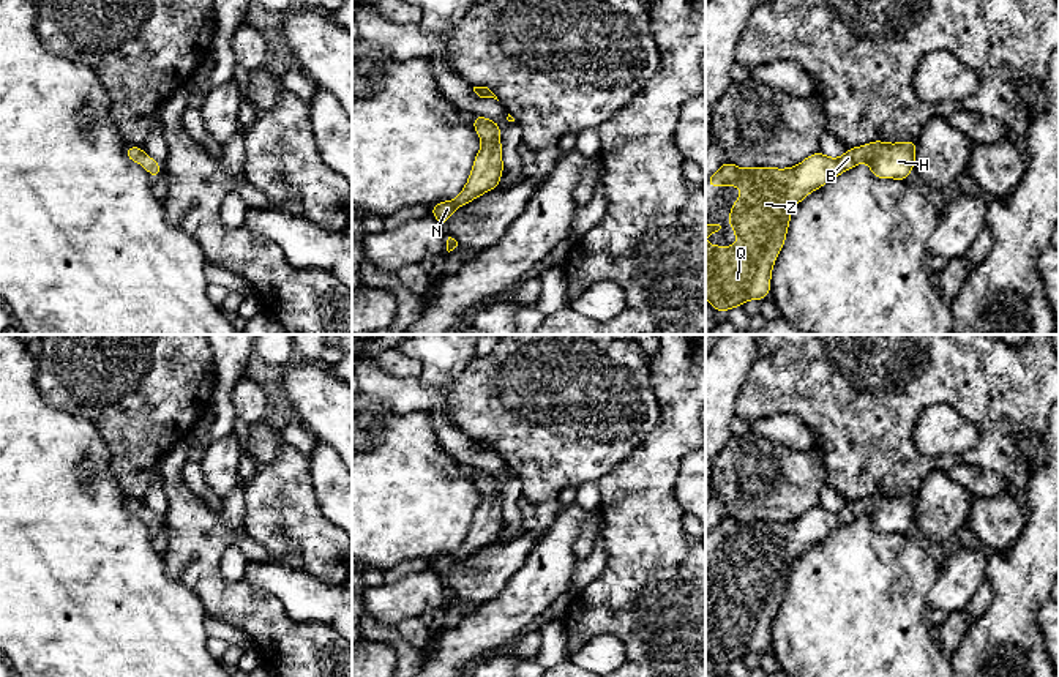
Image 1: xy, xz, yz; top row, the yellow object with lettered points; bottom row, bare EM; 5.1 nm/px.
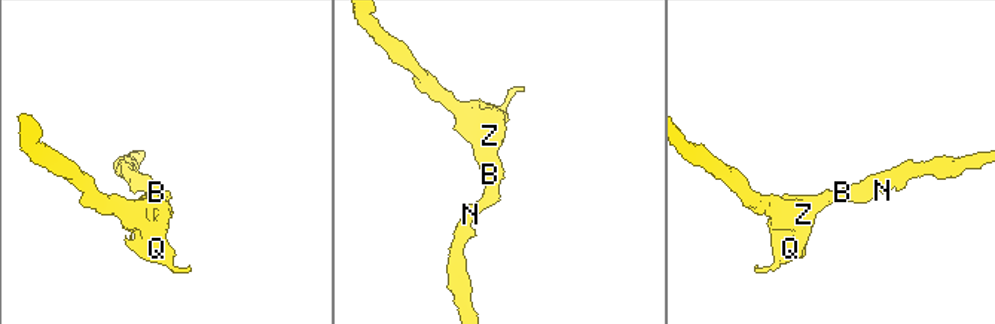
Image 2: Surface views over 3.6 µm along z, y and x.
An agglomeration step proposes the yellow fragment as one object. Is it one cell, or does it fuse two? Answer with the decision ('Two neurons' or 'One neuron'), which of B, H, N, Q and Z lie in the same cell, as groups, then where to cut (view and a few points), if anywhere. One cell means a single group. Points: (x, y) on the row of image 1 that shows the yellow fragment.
One neuron. Groups: B H N Q Z. No split

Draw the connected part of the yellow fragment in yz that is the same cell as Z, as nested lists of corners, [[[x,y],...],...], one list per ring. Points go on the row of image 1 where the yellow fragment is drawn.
[[[868,142],[863,147],[849,148],[838,159],[821,151],[810,155],[799,166],[775,167],[737,167],[723,163],[705,181],[707,186],[742,186],[743,191],[734,202],[728,221],[737,237],[735,246],[713,246],[705,241],[705,298],[715,311],[729,311],[747,300],[762,300],[770,295],[772,267],[784,245],[792,208],[814,189],[827,185],[833,177],[865,161],[876,178],[907,180],[914,169],[917,142],[887,144]]]

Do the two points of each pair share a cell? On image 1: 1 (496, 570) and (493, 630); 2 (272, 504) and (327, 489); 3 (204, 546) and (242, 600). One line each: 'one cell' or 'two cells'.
1: two cells
2: two cells
3: one cell

